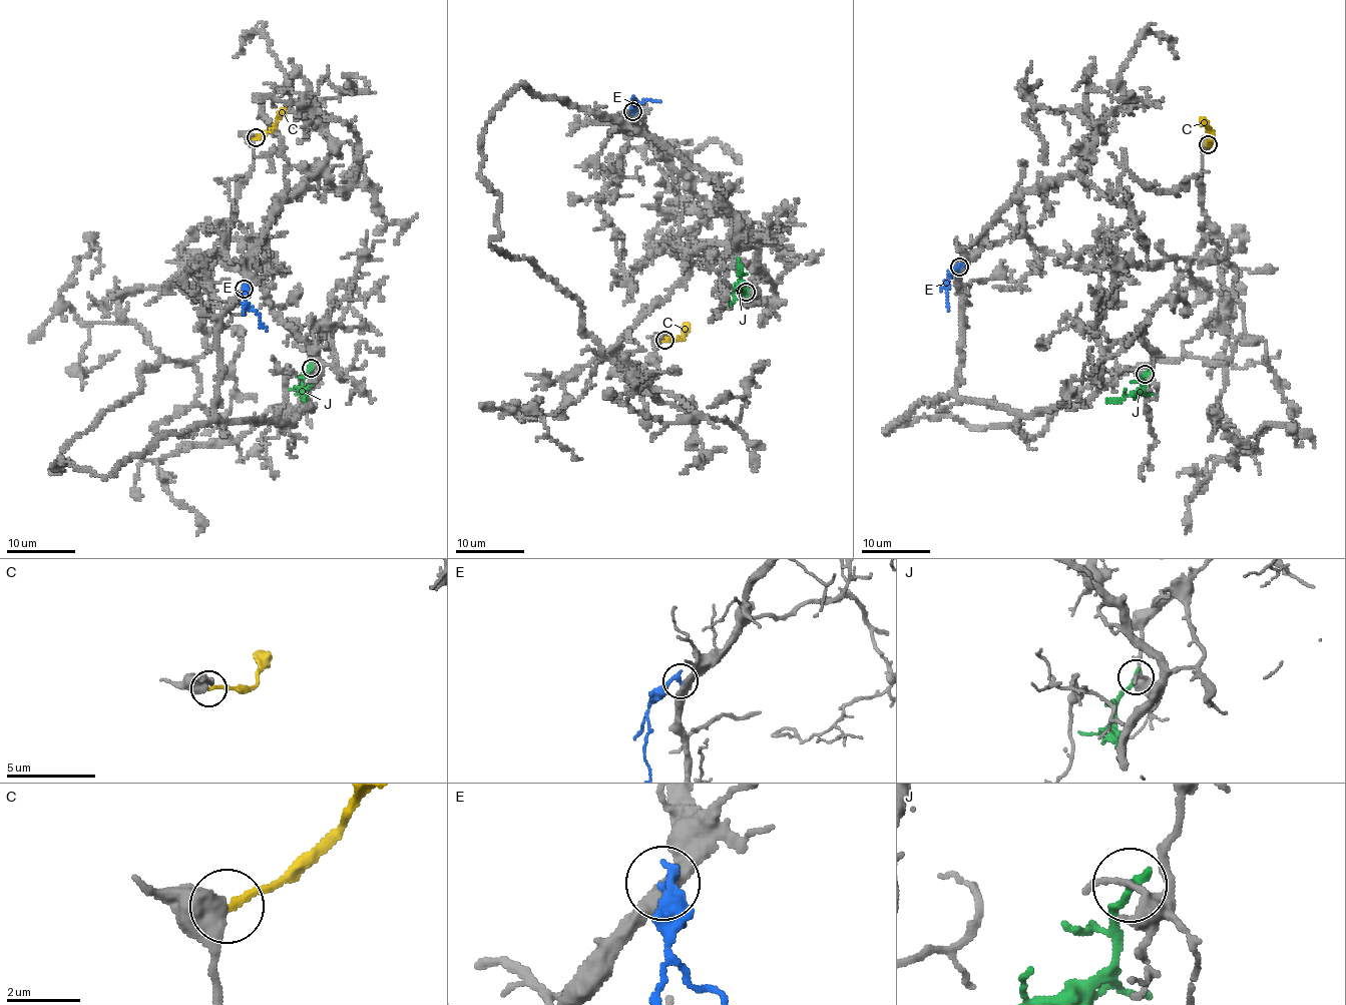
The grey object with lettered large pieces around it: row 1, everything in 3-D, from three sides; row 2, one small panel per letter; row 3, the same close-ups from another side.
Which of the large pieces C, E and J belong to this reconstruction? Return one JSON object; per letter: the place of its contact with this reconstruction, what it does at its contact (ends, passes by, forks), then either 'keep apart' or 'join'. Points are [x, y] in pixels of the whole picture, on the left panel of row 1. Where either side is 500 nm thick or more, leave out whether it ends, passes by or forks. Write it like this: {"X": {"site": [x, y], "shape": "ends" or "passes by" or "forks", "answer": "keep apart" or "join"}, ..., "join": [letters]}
{"C": {"site": [256, 137], "answer": "keep apart"}, "E": {"site": [244, 289], "shape": "ends", "answer": "keep apart"}, "J": {"site": [311, 368], "shape": "ends", "answer": "keep apart"}, "join": []}

